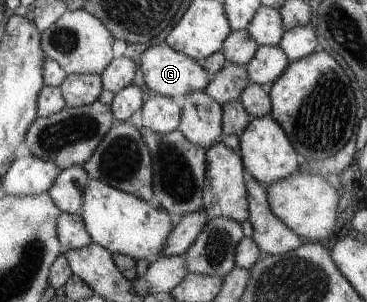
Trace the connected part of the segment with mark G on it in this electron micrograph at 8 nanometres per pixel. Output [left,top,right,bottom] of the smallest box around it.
[140,41,212,98]

